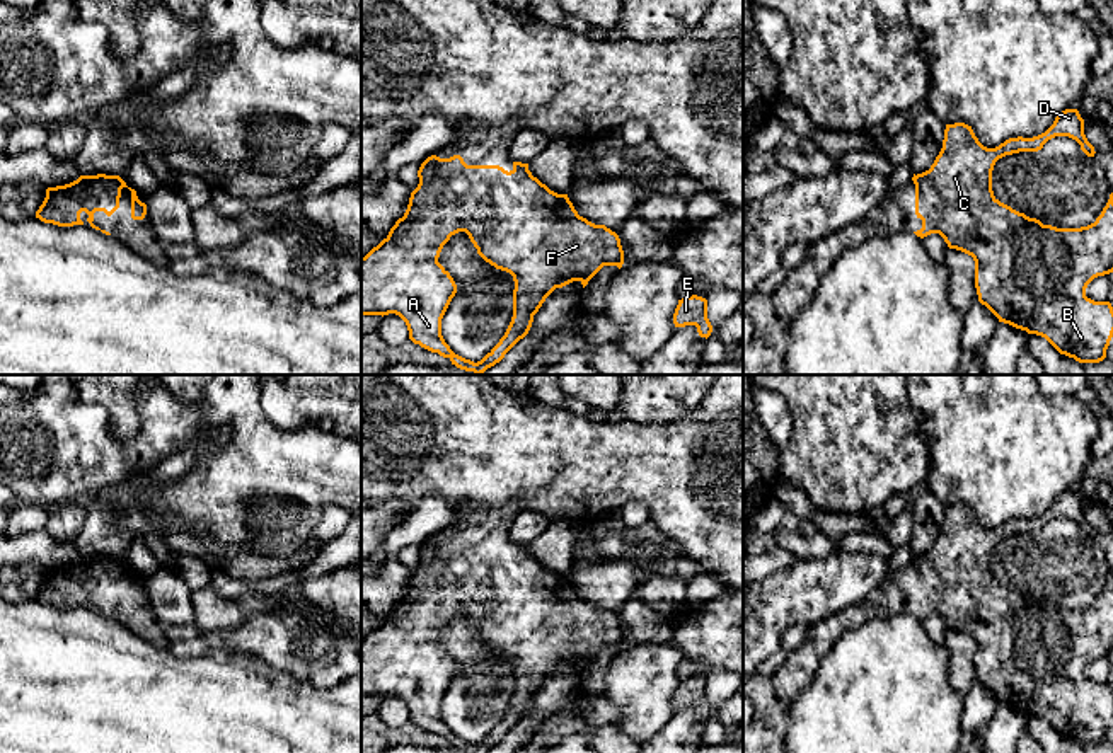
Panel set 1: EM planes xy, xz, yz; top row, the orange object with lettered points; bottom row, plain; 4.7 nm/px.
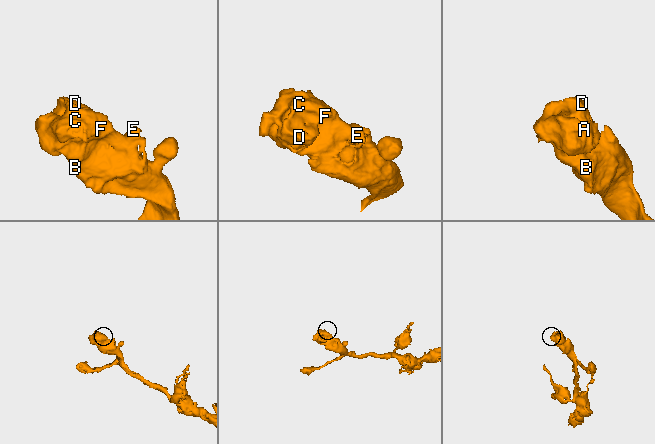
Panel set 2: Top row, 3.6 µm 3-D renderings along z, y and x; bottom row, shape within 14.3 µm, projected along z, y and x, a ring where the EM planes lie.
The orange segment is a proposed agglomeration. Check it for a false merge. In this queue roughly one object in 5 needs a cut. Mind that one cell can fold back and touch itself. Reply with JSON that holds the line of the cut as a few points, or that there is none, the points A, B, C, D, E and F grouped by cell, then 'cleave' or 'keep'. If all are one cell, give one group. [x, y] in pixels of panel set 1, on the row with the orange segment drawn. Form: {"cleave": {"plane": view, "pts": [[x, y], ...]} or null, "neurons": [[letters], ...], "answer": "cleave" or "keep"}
{"cleave": null, "neurons": [["A", "B", "C", "D", "E", "F"]], "answer": "keep"}

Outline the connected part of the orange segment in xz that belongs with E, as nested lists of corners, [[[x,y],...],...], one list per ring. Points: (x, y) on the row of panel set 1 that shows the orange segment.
[[[697,295],[678,300],[673,313],[675,327],[695,325],[701,337],[709,337],[712,325],[707,319],[707,300]]]

